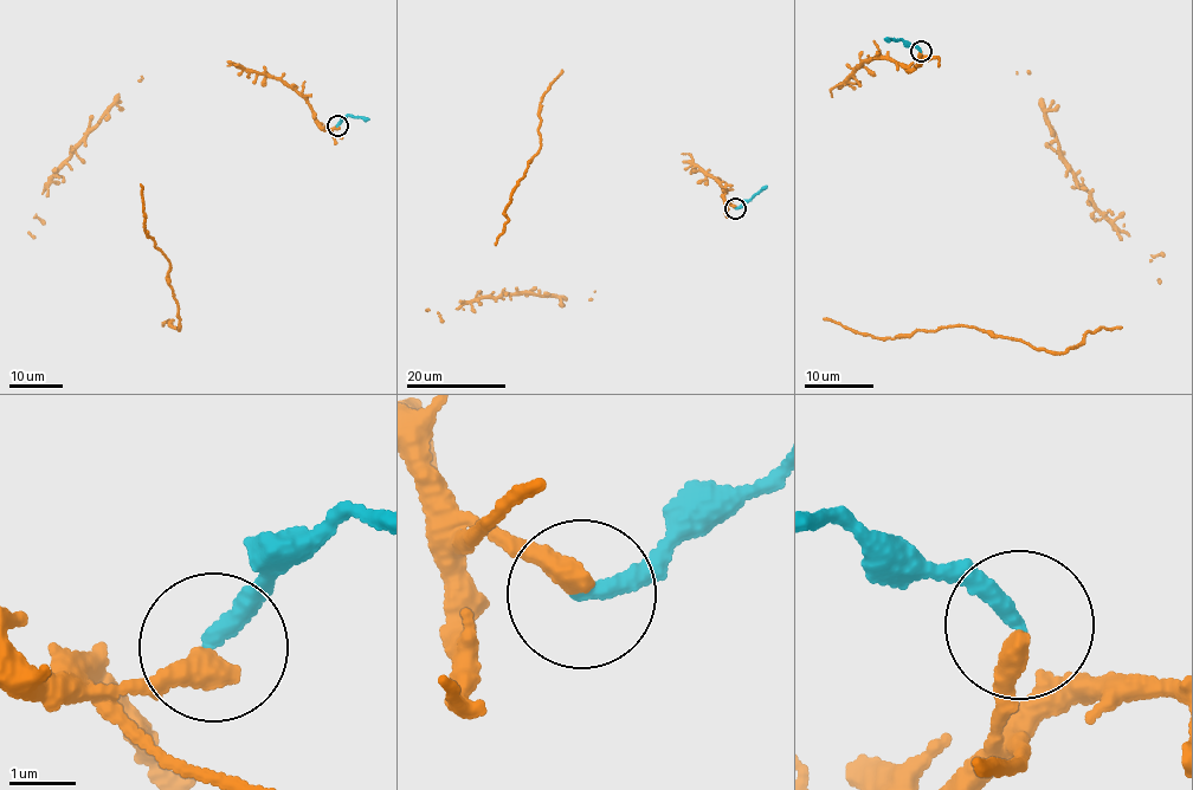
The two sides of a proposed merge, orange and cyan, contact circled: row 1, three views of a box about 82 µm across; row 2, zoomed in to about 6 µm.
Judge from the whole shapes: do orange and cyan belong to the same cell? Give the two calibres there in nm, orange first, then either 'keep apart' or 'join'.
calibres 400 and 280 nm; keep apart

